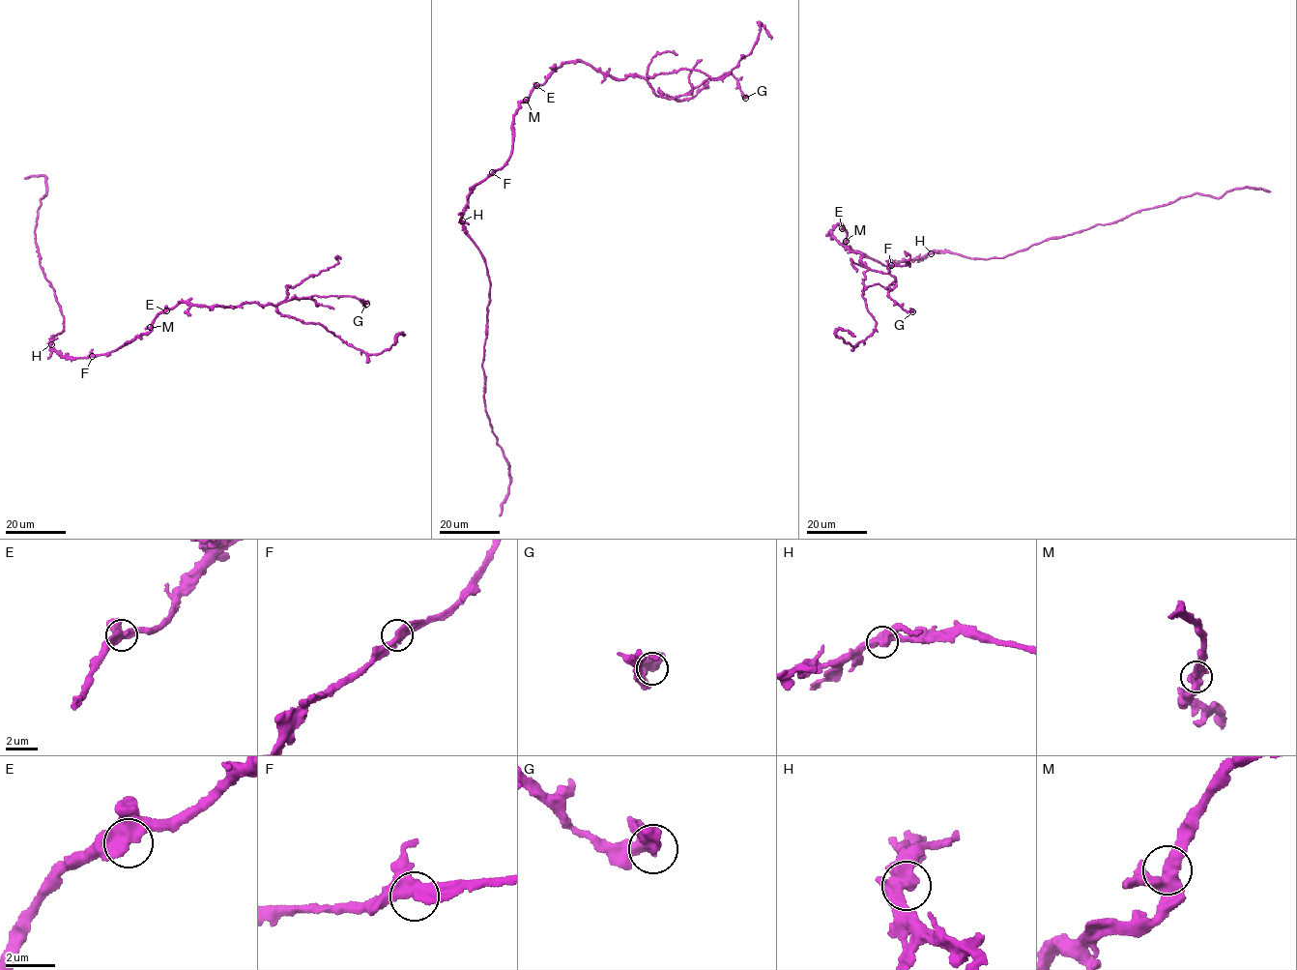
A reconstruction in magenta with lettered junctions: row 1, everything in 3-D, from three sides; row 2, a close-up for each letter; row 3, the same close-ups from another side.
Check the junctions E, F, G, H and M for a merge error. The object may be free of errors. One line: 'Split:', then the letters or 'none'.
Split: none

